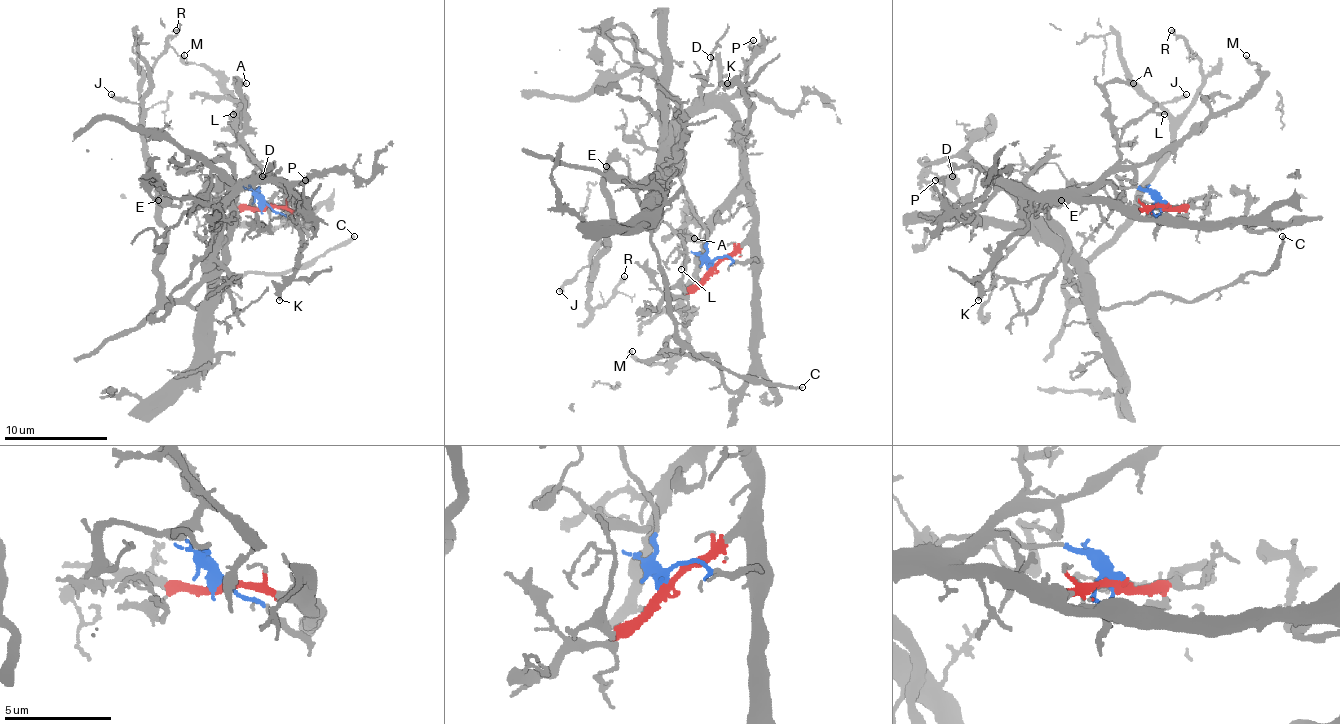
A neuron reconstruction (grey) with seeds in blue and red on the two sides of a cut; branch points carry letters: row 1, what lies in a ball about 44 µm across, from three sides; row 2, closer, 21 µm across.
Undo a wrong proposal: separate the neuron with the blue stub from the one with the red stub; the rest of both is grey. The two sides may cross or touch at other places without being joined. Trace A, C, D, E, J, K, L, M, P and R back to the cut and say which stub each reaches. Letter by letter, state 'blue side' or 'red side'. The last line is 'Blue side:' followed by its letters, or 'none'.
A: red side
C: blue side
D: red side
E: blue side
J: blue side
K: red side
L: red side
M: red side
P: red side
R: blue side
Blue side: C, E, J, R

